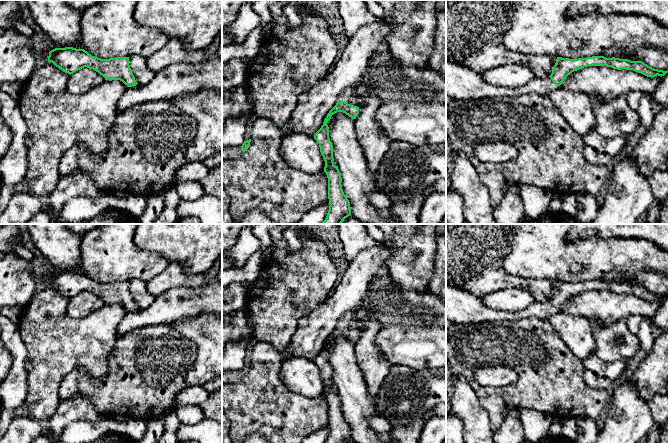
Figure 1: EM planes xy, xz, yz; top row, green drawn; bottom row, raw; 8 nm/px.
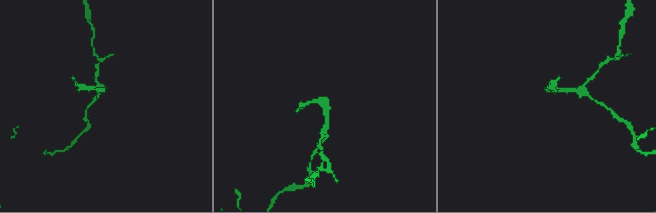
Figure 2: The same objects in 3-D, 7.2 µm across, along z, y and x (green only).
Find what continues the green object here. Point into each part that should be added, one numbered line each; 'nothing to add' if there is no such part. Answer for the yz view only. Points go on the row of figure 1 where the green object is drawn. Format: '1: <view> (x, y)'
1: yz (463, 84)

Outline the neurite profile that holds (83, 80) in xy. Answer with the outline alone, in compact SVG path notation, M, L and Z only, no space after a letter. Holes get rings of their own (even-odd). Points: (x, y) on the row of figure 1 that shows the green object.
M84 67L69 76L67 90L71 94L84 94L104 81L98 72Z

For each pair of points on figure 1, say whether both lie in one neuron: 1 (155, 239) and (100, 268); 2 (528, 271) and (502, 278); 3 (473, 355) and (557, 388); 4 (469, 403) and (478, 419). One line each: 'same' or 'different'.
1: different
2: different
3: same
4: same

